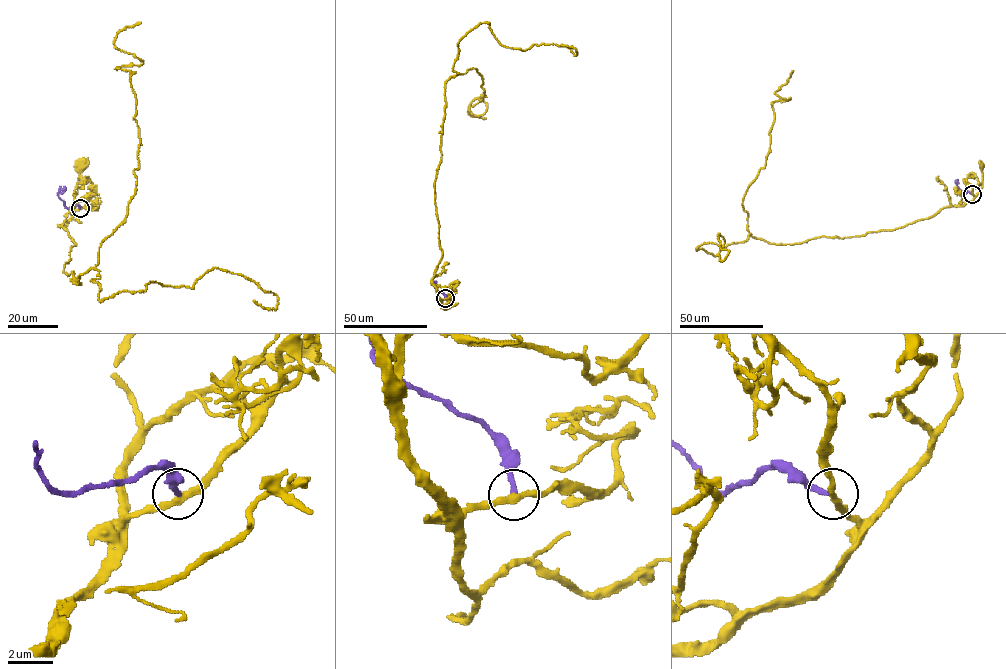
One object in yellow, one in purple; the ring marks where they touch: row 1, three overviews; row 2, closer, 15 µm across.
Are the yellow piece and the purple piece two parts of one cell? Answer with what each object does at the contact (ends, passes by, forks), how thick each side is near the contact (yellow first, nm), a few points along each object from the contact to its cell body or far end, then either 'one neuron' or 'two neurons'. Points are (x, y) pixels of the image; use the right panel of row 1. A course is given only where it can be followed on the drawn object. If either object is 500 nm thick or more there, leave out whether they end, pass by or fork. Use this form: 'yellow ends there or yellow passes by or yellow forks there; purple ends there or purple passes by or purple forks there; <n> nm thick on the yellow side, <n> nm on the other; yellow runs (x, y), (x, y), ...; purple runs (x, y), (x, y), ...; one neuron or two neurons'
yellow passes by; purple ends there; 280 nm thick on the yellow side, 240 nm on the other; yellow runs (972, 194), (975, 195), (981, 188), (981, 165); purple runs (972, 194), (962, 192), (957, 179); two neurons

